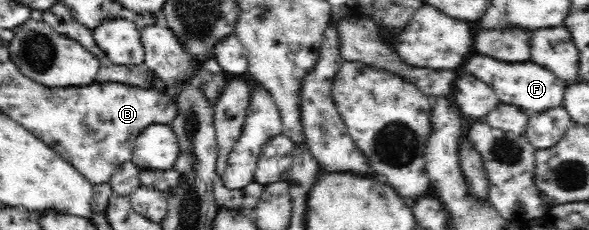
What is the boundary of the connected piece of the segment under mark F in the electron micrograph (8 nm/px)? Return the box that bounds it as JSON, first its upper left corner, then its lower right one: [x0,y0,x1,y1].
[465,55,565,113]

